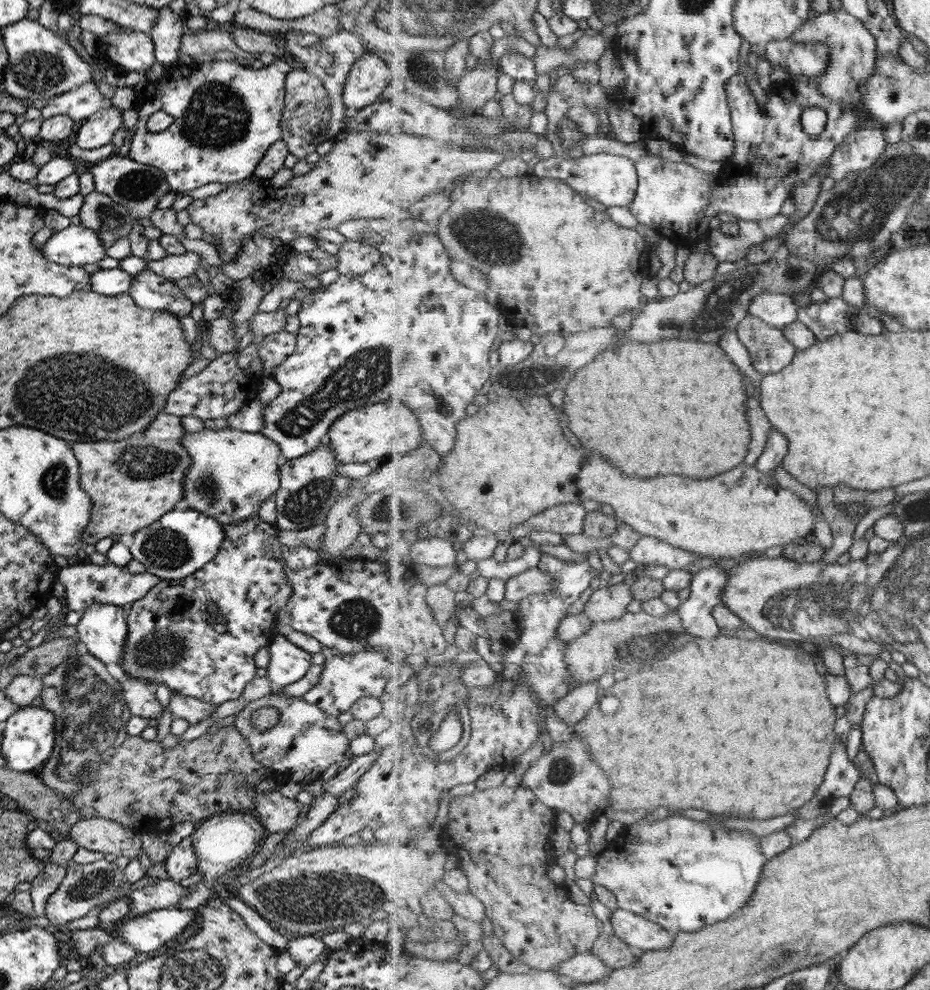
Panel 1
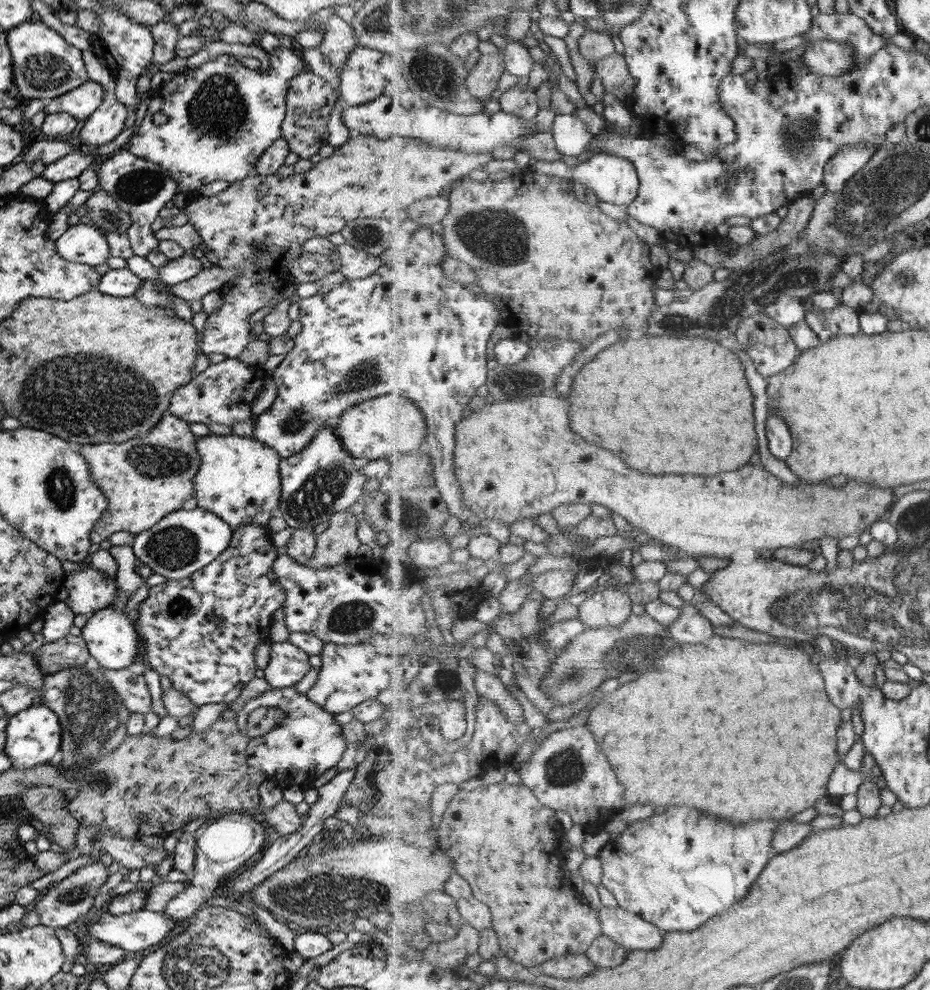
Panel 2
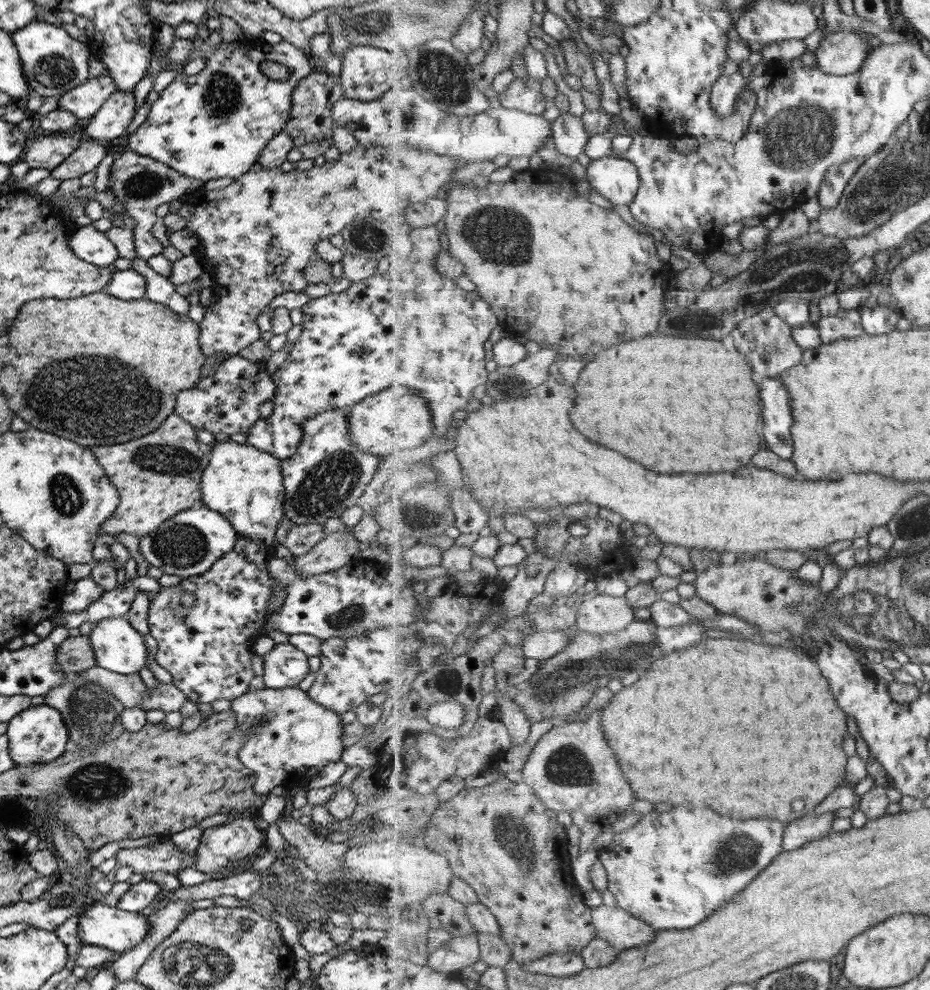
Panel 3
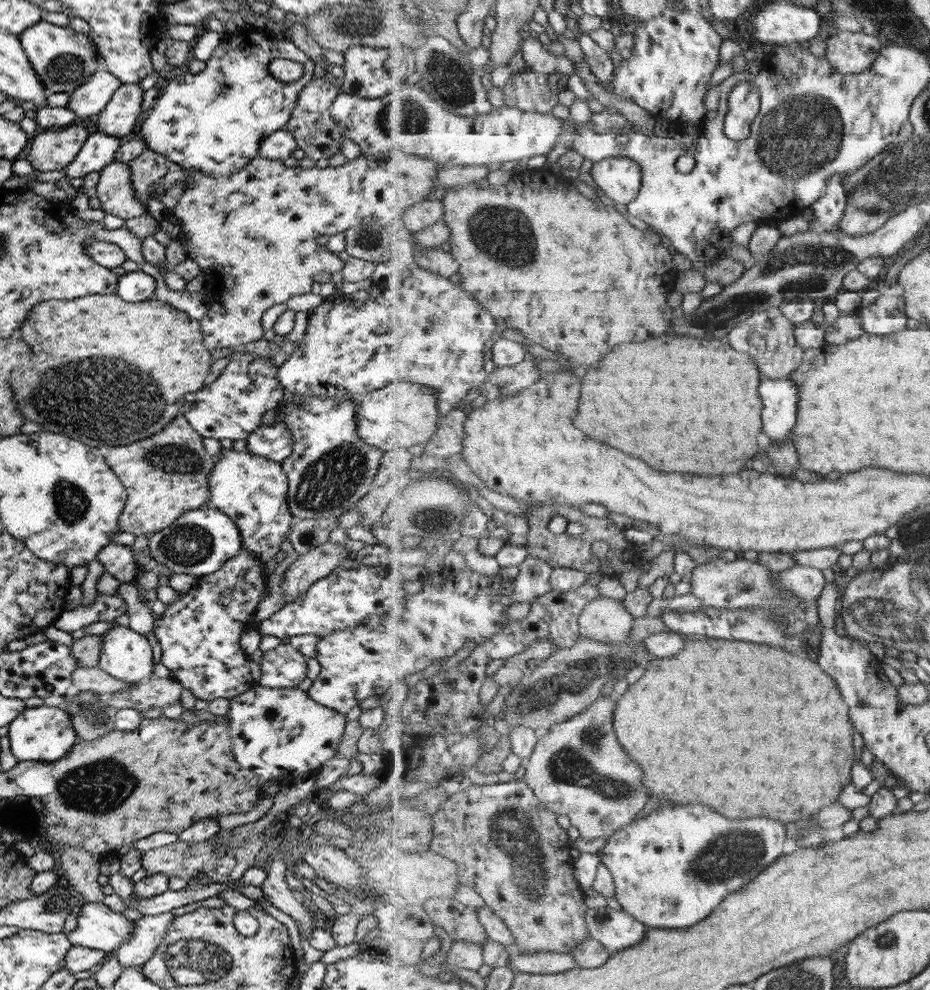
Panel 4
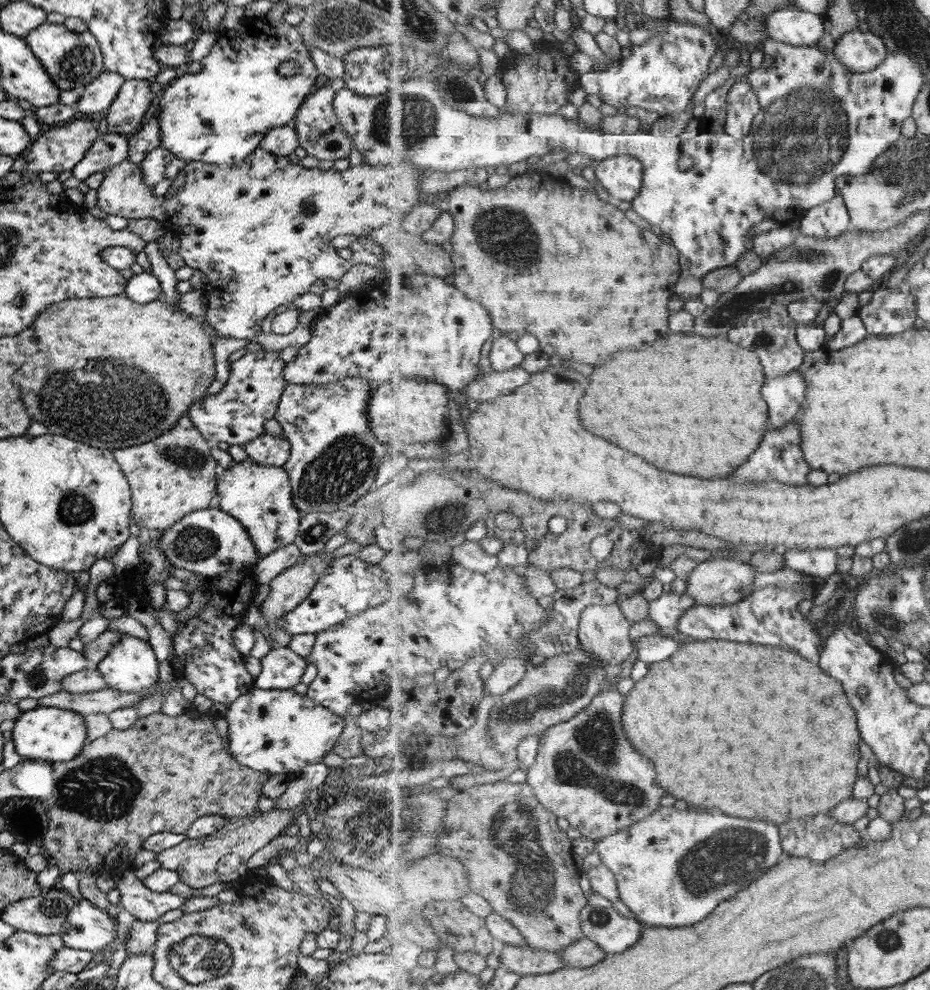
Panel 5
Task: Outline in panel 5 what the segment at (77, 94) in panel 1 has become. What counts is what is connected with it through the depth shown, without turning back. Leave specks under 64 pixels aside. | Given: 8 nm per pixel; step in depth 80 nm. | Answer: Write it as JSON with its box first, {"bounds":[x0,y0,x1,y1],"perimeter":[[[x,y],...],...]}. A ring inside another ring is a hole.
{"bounds":[75,71,124,116],"perimeter":[[[101,71],[91,82],[80,88],[75,111],[84,116],[104,114],[124,82],[120,74]]]}

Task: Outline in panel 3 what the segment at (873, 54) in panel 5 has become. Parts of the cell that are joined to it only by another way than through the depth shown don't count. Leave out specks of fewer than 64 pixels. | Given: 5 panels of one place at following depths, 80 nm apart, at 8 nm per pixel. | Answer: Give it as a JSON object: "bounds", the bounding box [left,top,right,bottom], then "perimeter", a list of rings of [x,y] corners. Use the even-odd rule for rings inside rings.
{"bounds":[811,31,874,76],"perimeter":[[[841,31],[823,38],[811,56],[815,67],[827,74],[845,76],[861,70],[874,50],[866,36]]]}

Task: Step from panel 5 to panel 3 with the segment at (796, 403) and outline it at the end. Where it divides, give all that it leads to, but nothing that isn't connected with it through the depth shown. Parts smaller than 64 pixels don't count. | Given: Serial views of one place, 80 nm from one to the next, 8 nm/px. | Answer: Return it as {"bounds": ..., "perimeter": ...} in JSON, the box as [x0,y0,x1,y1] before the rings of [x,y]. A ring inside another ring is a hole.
{"bounds":[759,378,794,460],"perimeter":[[[779,378],[759,380],[763,386],[761,398],[763,398],[763,422],[765,422],[765,438],[769,440],[768,447],[771,452],[781,459],[791,460],[794,455],[794,439],[792,438],[792,426],[794,414],[790,407],[790,394],[787,387]]]}

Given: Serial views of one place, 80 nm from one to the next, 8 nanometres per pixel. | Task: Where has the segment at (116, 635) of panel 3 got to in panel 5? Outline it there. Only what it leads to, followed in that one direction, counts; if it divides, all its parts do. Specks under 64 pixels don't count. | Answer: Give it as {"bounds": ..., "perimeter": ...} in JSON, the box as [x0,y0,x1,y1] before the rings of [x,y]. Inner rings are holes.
{"bounds":[94,633,157,693],"perimeter":[[[123,633],[94,667],[109,689],[134,693],[157,681],[157,663],[147,641]]]}

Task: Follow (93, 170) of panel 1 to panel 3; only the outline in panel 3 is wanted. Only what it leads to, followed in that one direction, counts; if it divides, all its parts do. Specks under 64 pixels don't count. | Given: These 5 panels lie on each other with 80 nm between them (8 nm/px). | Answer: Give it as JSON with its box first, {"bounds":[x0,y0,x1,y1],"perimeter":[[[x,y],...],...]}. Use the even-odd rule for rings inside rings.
{"bounds":[108,149,204,260],"perimeter":[[[123,149],[118,156],[115,156],[108,169],[108,180],[112,184],[112,194],[118,195],[124,212],[132,218],[131,238],[135,254],[143,260],[157,256],[162,251],[161,243],[151,235],[150,231],[155,222],[155,208],[159,204],[180,198],[185,190],[195,190],[199,186],[204,186],[204,182],[187,178],[175,172],[170,166],[165,166],[163,162]]]}

